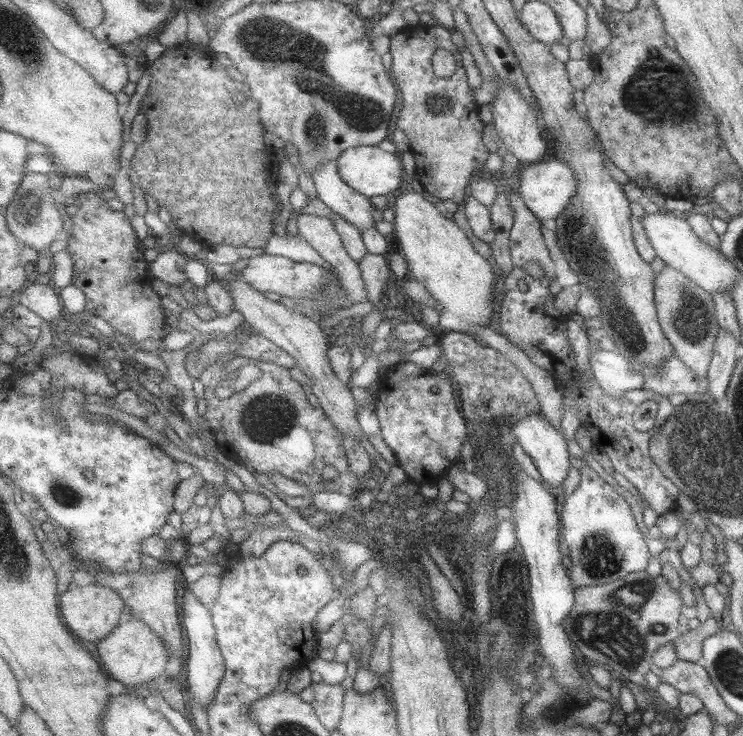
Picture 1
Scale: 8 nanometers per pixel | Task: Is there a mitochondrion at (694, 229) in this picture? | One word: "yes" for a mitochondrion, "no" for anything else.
no

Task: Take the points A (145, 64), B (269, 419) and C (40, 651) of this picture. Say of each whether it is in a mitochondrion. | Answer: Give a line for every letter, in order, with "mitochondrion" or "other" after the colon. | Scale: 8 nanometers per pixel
A: other
B: mitochondrion
C: other

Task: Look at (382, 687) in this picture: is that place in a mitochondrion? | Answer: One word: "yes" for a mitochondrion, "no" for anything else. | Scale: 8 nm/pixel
no

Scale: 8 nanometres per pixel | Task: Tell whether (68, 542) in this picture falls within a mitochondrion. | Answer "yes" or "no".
no

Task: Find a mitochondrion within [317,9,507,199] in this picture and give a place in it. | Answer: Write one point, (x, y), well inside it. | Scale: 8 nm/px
(438, 104)

